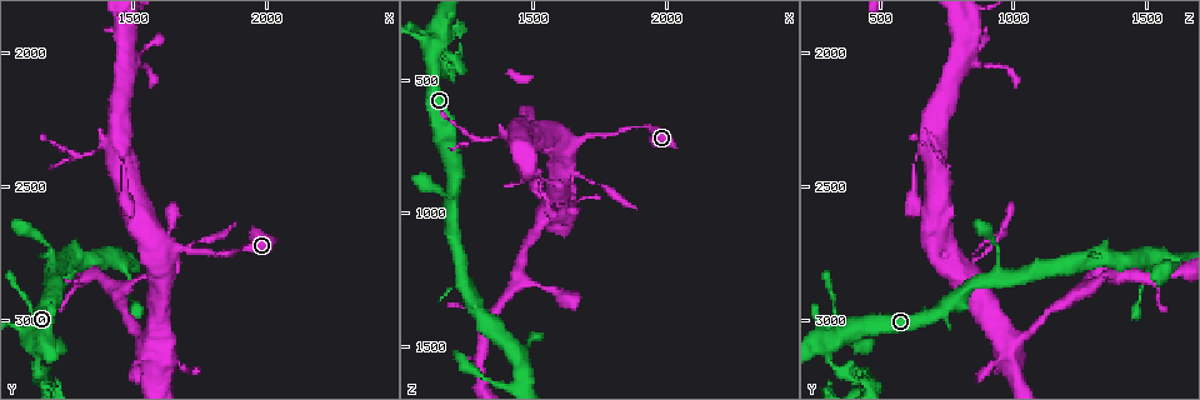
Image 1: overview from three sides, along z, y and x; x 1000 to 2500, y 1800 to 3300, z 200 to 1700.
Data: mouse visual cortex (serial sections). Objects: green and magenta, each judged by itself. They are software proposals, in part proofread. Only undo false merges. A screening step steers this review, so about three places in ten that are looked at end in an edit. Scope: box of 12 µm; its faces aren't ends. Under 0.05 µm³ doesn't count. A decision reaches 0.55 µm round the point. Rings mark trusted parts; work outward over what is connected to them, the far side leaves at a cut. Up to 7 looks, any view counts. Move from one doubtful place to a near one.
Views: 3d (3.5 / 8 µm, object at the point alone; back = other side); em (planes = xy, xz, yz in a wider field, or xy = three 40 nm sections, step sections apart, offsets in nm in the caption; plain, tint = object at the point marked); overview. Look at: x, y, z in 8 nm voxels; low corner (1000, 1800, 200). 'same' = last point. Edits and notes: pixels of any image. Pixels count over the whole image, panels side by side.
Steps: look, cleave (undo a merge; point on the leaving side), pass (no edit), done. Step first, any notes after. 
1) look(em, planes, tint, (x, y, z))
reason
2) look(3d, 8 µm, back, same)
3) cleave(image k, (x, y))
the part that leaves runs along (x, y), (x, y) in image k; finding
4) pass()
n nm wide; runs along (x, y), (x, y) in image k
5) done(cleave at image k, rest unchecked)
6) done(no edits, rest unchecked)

look(3d, 3.5 µm, (1700, 2730, 870))

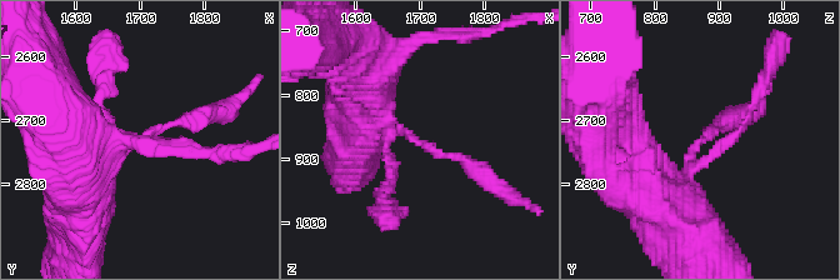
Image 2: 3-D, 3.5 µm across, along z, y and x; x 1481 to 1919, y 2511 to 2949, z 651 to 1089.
pass()
runs along (361, 93), (391, 129), (491, 183) in image 2; one cell here

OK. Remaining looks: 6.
look(3d, 8 µm, (1470, 2450, 640))
touches itself

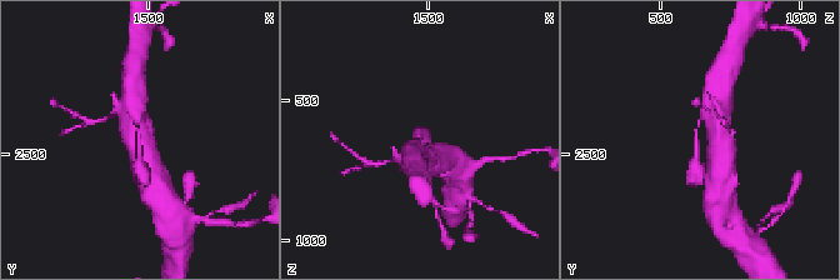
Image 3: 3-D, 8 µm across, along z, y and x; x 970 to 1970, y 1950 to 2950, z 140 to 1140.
look(3d, 3.5 µm, (1470, 2450, 640))
closer look

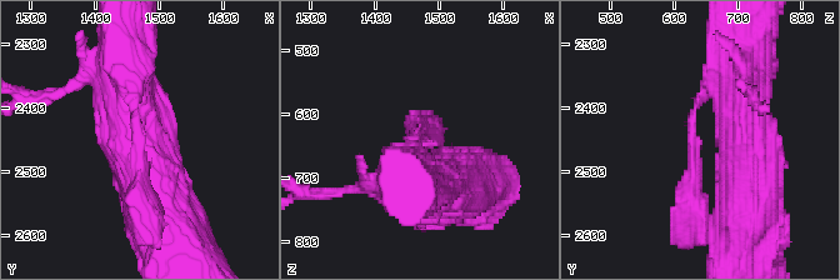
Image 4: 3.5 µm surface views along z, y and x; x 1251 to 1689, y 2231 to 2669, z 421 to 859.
look(em, planes, tint, (1465, 2450, 630))

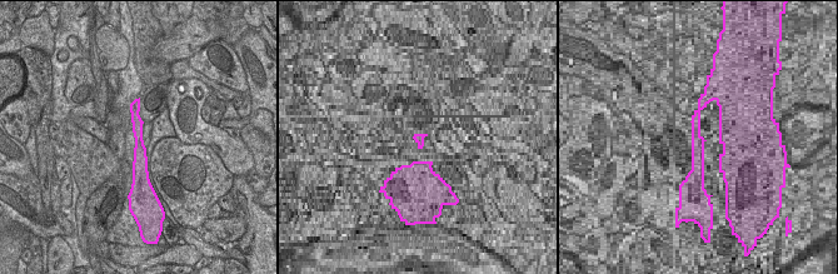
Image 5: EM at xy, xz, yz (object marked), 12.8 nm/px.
pass()
runs along (743, 90), (698, 101), (691, 136), (701, 140) in image 4; continuous, no second cell

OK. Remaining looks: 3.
look(em, planes, tint, (1160, 3220, 430))
calibre changes

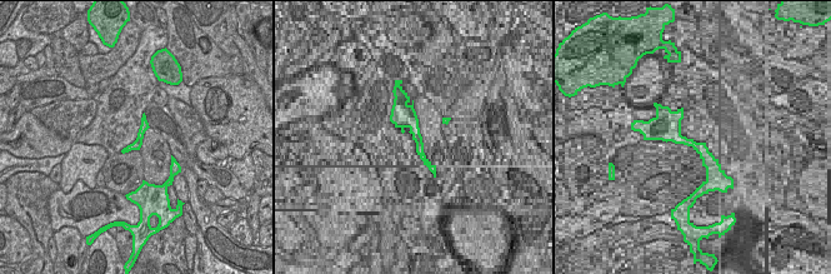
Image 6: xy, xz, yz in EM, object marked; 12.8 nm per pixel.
look(3d, 3.5 µm, same)

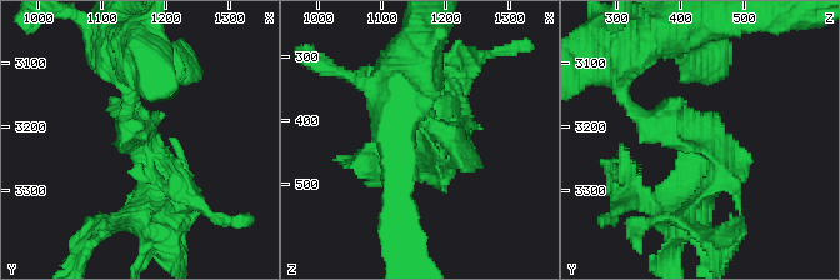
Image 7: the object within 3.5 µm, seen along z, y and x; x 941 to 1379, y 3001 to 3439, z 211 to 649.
cleave(image 7, (703, 190))
the part that leaves runs along (143, 143), (154, 181), (178, 150) in image 7; a second cell is stuck on

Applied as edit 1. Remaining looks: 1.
done(cleave at image 7, rest unchecked)

